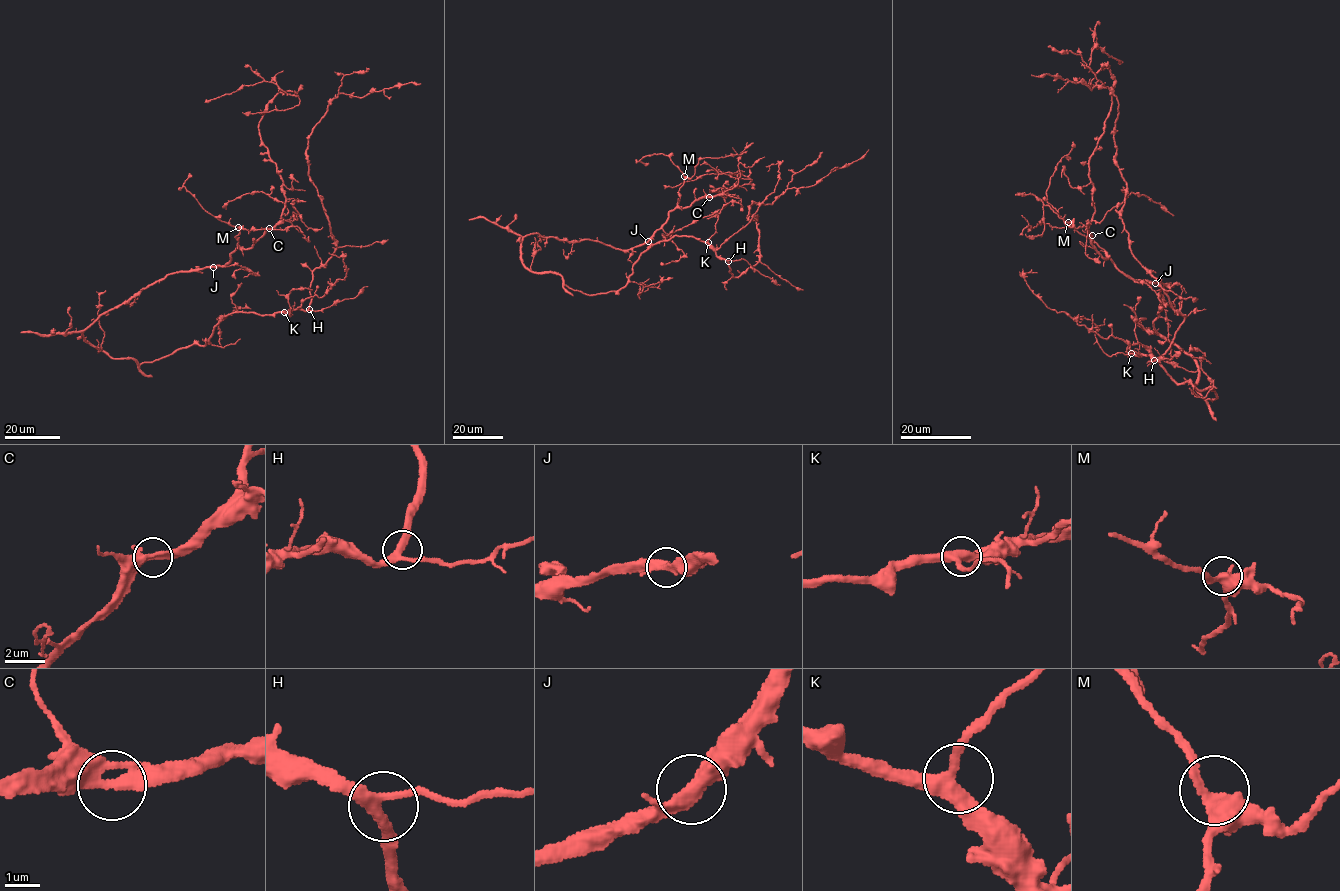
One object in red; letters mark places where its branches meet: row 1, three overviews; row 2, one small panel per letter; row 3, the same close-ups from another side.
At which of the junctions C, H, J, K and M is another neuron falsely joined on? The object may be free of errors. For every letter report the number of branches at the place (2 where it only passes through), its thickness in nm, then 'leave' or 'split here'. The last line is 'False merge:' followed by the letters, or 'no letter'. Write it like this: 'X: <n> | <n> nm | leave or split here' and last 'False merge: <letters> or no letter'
C: 3 | 300 nm | leave
H: 3 | 300 nm | leave
J: 3 | 320 nm | leave
K: 3 | 360 nm | leave
M: 3 | 360 nm | leave
False merge: no letter

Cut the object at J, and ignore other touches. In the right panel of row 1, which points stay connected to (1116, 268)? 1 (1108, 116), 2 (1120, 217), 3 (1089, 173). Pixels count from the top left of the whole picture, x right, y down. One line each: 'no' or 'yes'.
1: yes
2: no
3: yes

